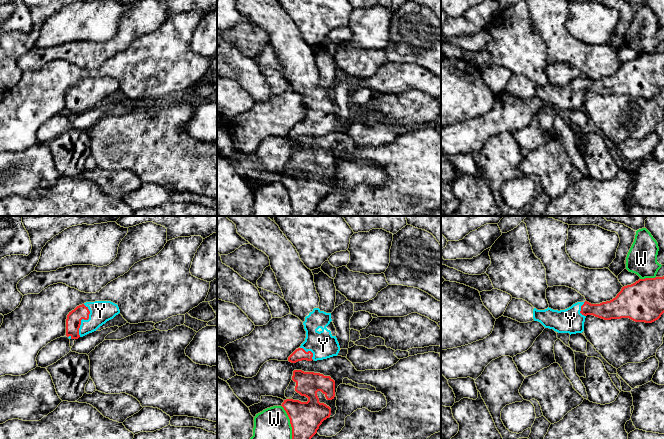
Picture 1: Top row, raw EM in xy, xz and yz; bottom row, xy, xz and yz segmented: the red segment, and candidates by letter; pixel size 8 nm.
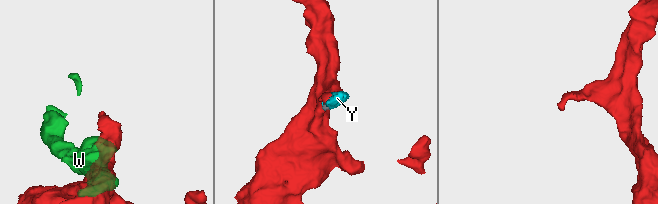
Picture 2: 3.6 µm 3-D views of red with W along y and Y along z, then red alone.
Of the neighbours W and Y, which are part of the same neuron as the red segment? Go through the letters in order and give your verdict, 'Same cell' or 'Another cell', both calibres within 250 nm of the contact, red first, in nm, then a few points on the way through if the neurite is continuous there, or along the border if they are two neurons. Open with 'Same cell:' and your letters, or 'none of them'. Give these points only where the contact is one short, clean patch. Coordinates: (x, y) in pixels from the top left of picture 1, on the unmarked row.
Same cell: Y
W: Another cell. Thickness 260 nm (red) against 320 nm
Y: Same cell. Thickness 120 nm (red) against 180 nm. Path across: xy (73, 97), (83, 94), (100, 87)

